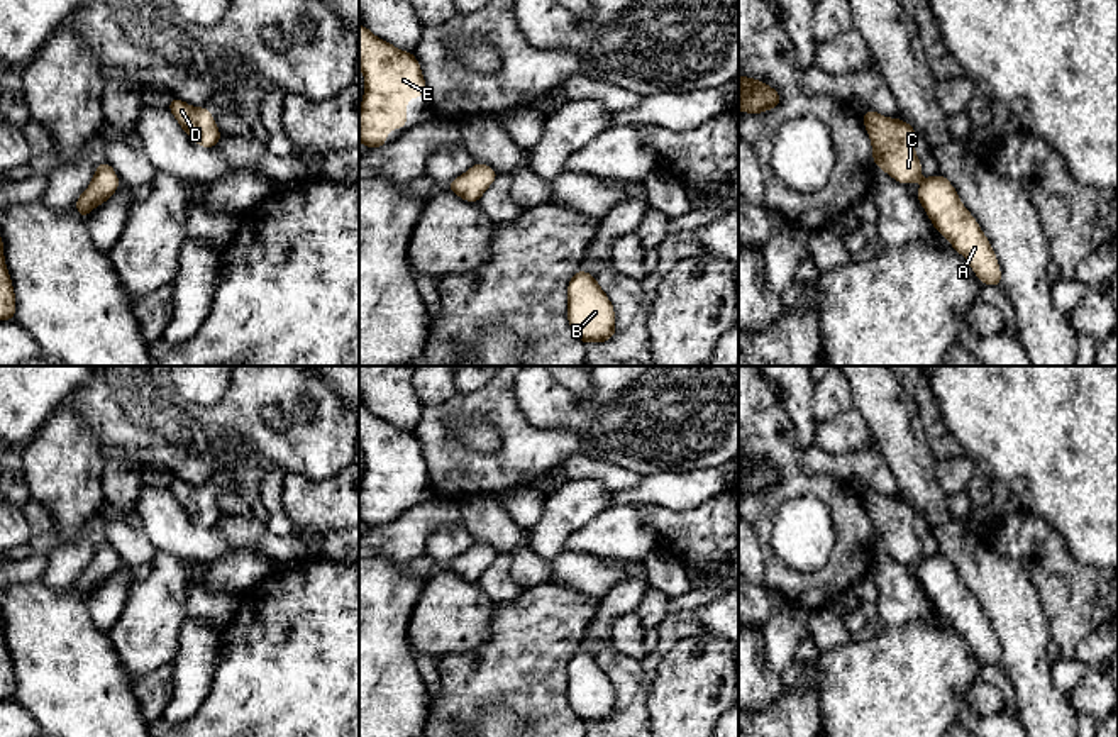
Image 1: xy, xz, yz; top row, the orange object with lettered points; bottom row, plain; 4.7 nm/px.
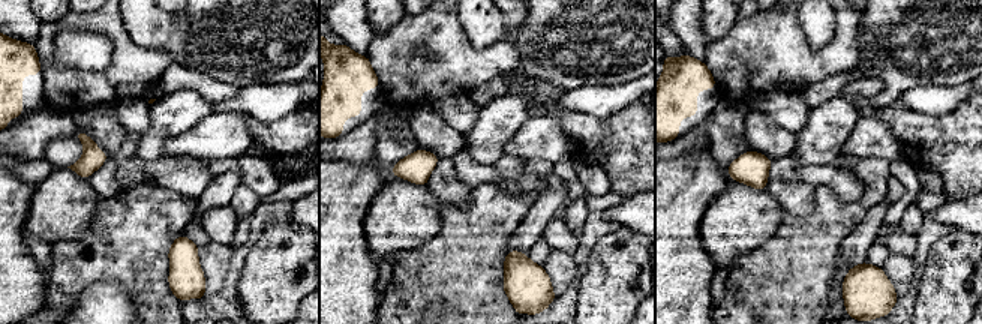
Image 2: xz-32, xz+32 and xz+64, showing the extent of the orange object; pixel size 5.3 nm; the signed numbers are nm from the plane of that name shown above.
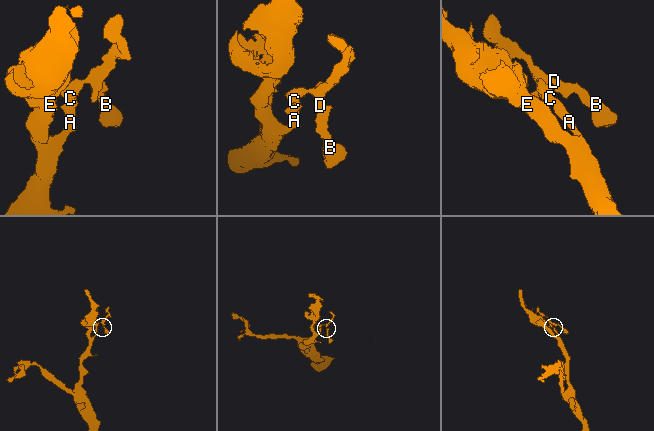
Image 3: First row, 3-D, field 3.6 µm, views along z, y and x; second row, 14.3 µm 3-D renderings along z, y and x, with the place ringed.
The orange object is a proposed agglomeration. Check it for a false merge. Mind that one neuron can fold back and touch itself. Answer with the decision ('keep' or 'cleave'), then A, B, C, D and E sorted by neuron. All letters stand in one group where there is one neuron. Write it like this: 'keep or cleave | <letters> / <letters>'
keep | A B C D E

